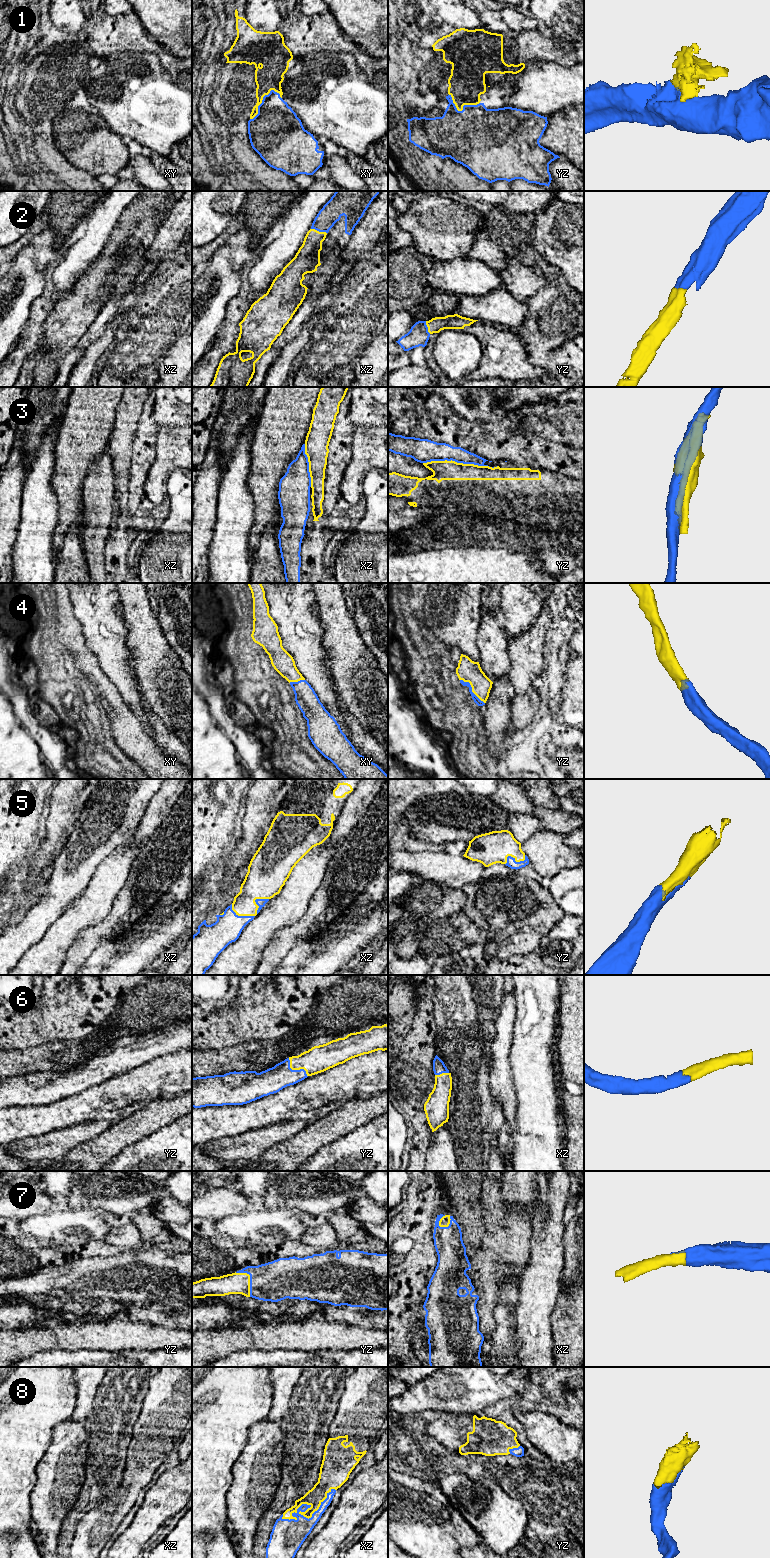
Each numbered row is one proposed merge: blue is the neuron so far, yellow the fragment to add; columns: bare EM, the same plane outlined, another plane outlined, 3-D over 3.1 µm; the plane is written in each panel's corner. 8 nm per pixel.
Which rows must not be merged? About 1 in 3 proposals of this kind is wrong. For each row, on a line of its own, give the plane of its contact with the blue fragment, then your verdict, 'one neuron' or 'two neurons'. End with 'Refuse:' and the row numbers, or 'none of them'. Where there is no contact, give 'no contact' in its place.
1: contact in xy; two neurons
2: contact in xz; one neuron
3: contact in yz; two neurons
4: contact in yz; one neuron
5: contact in yz; one neuron
6: contact in yz; one neuron
7: contact in yz; one neuron
8: contact in xz; one neuron
Refuse: 1, 3

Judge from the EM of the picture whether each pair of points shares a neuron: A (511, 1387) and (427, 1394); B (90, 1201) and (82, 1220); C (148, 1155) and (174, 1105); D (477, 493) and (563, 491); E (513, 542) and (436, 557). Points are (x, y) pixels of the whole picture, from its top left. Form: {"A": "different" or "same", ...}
{"A": "same", "B": "different", "C": "different", "D": "same", "E": "different"}

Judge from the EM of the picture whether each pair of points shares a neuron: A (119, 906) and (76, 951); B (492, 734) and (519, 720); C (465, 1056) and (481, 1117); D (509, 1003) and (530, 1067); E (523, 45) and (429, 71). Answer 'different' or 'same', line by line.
A: same
B: different
C: same
D: different
E: same

